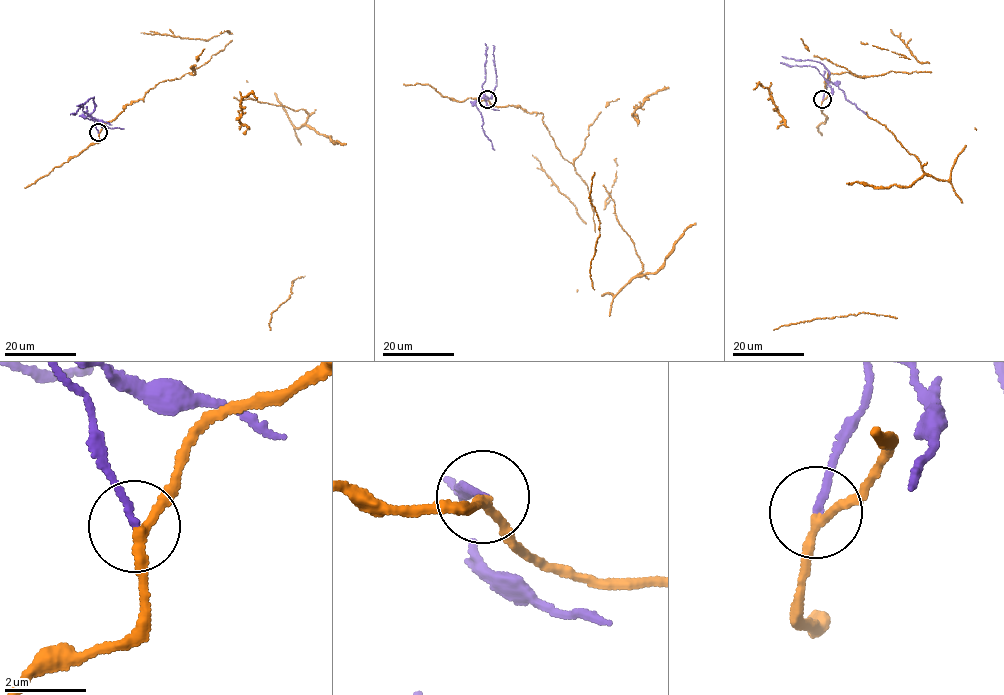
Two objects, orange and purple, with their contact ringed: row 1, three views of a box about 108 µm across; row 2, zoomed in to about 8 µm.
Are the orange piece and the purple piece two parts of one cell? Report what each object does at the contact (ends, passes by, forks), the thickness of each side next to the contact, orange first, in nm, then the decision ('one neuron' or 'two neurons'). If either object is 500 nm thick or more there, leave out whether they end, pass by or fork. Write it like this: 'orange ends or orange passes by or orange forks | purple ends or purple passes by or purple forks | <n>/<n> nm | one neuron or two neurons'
orange passes by | purple ends | 190/170 nm | two neurons

